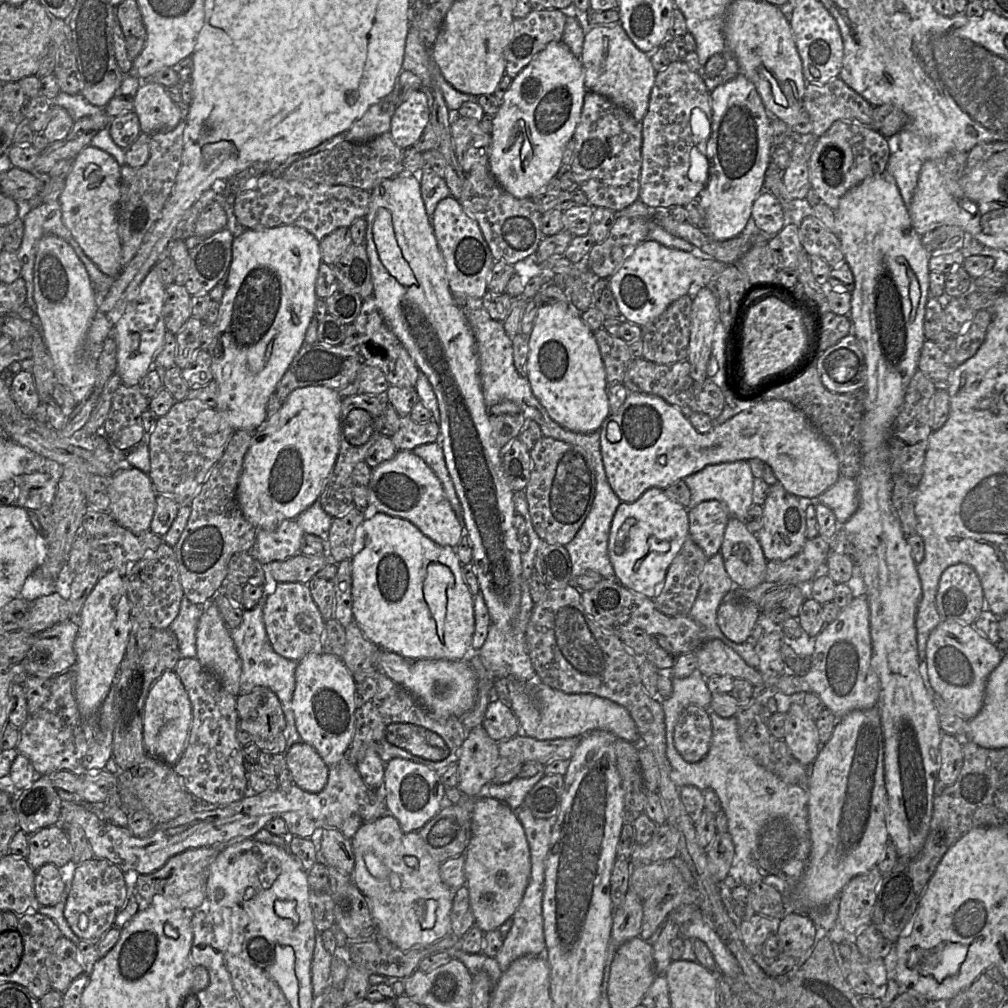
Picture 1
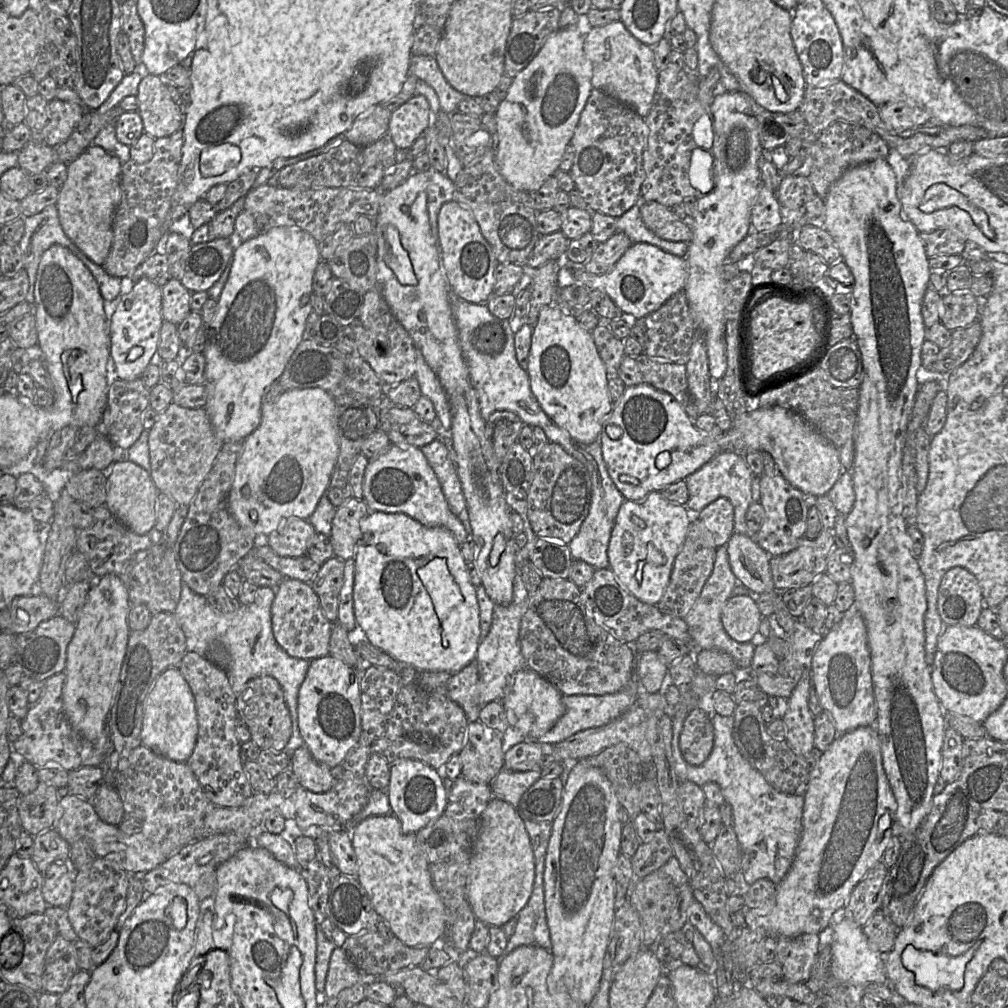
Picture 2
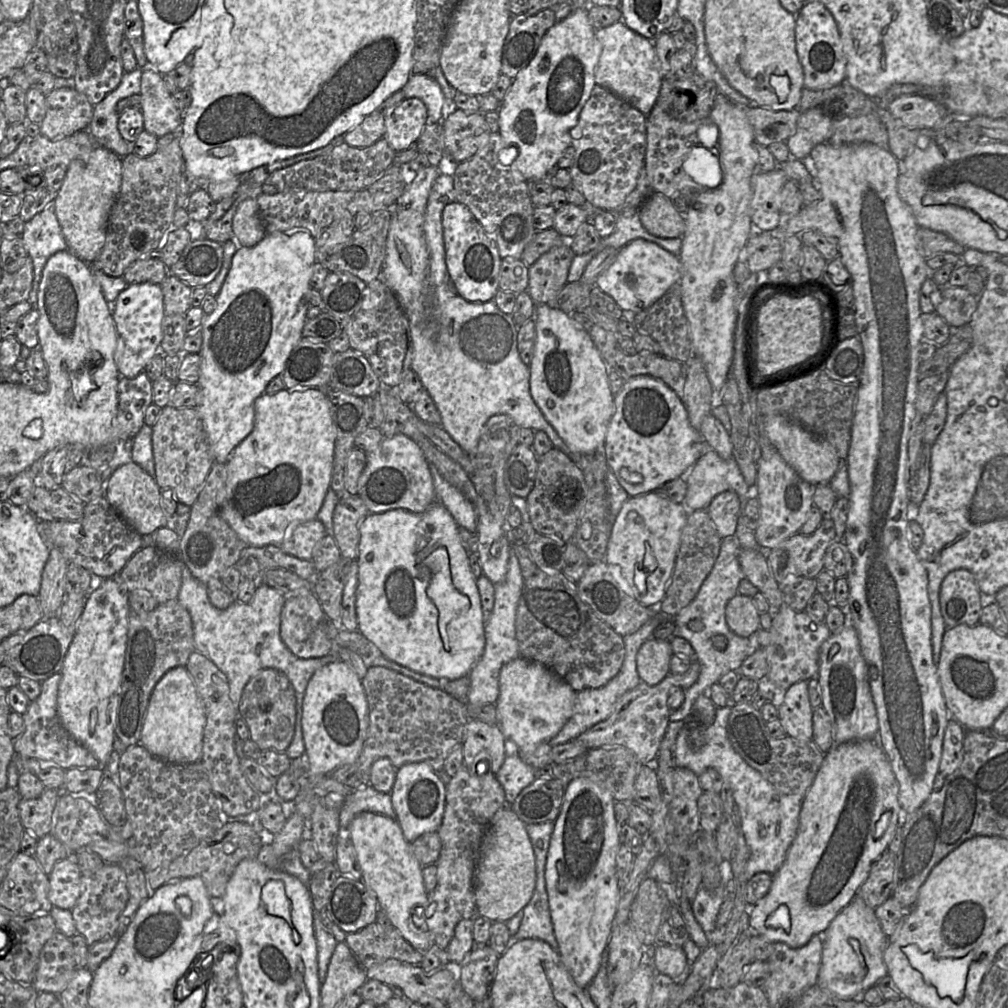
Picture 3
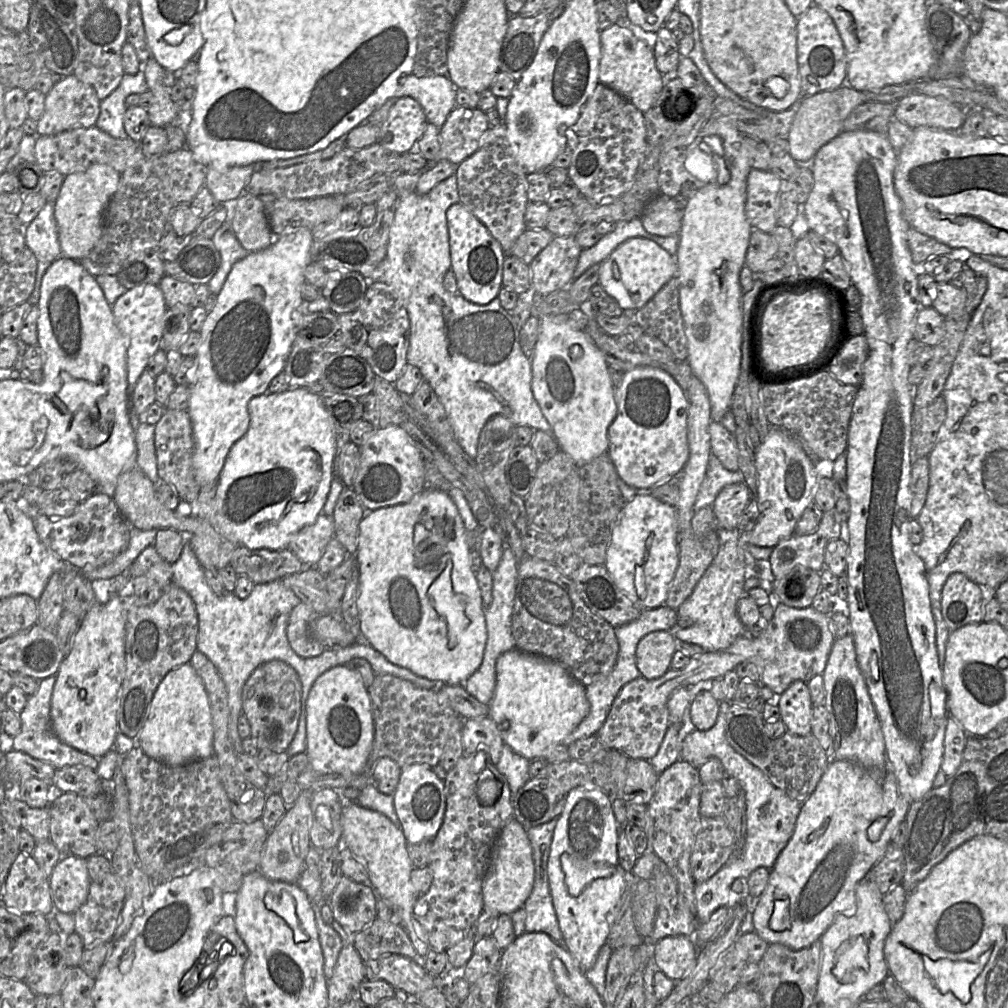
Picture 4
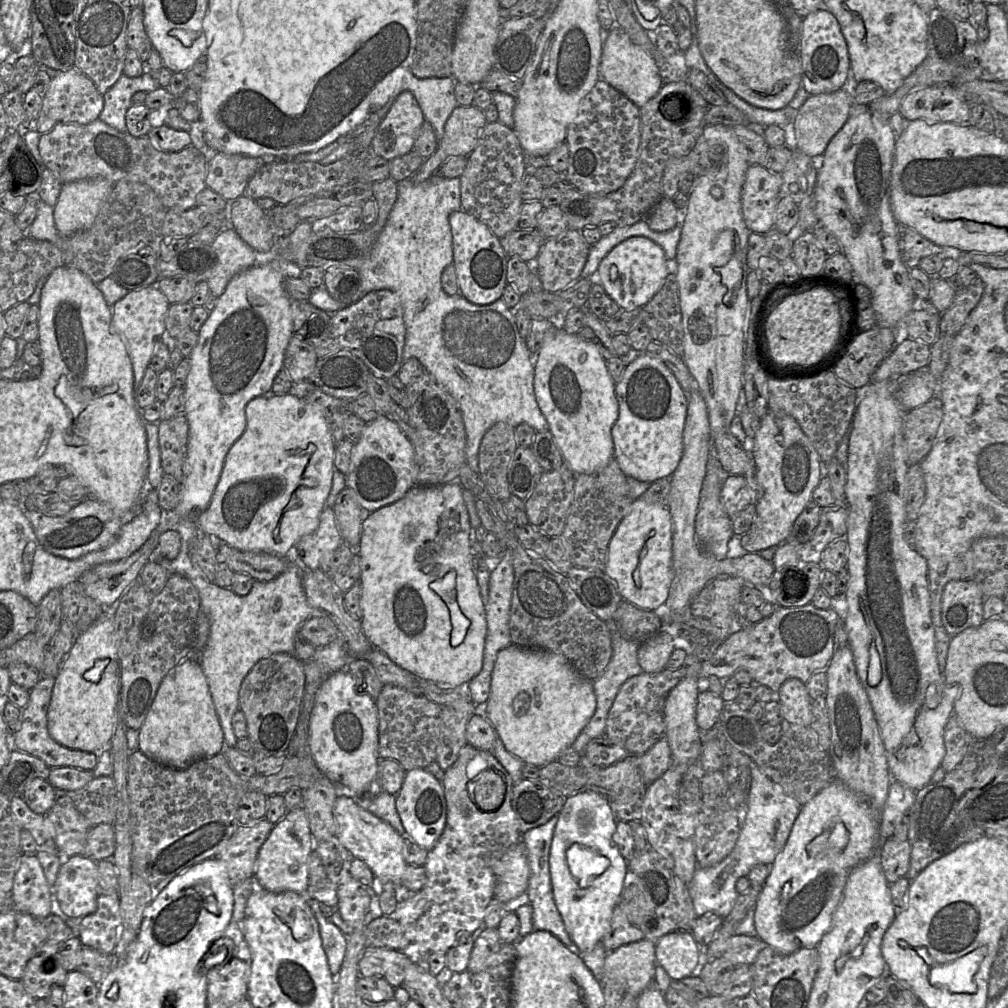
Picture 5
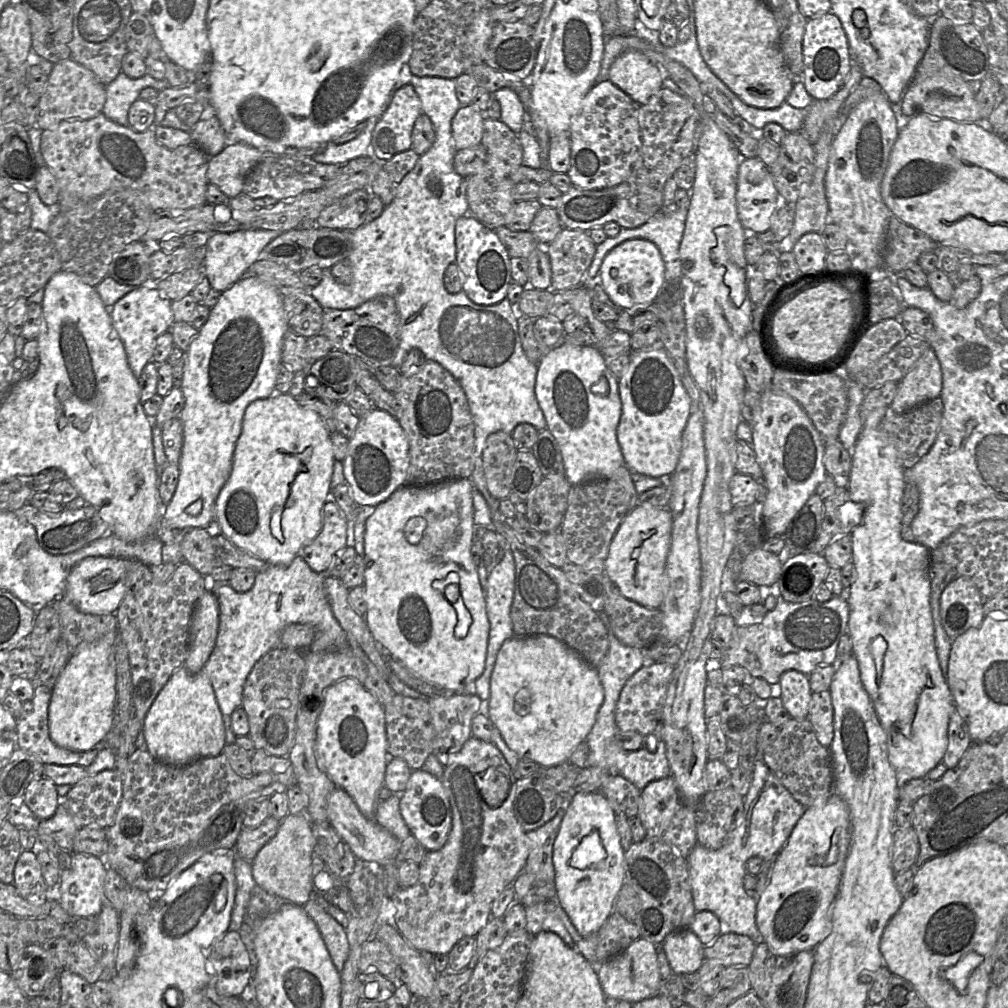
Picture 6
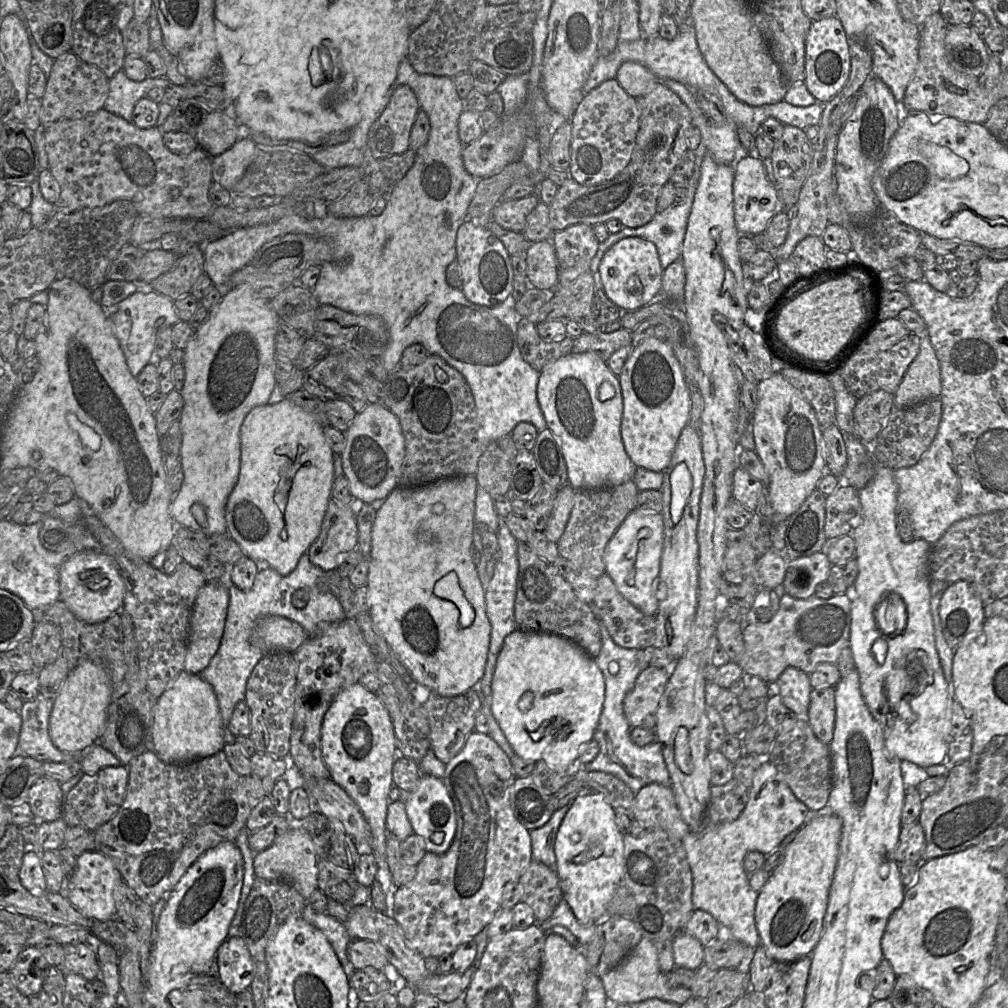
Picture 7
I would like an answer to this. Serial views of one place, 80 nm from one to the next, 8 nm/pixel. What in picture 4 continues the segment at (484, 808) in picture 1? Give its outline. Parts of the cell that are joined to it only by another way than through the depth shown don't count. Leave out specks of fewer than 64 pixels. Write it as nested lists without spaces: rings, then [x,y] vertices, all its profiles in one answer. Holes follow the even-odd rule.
[[[513,817],[500,831],[491,851],[482,884],[484,910],[511,915],[524,906],[532,892],[534,879],[535,867],[527,829]]]

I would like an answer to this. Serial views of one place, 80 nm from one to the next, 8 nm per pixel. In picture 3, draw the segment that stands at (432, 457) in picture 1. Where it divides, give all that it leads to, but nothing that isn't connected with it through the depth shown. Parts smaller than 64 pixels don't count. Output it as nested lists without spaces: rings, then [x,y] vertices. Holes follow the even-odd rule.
[[[429,464],[429,468],[433,477],[434,488],[438,501],[446,507],[449,513],[453,516],[458,526],[465,527],[469,532],[476,532],[477,528],[477,513],[470,501],[452,484],[450,484],[438,471],[435,465]]]

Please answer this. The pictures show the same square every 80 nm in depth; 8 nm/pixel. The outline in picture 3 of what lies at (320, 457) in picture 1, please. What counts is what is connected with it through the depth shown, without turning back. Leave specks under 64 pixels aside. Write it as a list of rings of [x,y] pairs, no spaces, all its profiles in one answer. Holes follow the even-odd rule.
[[[296,386],[274,395],[266,393],[254,401],[251,433],[232,451],[226,462],[227,478],[221,516],[248,546],[280,545],[291,529],[317,518],[330,488],[336,428],[327,396],[316,387]]]

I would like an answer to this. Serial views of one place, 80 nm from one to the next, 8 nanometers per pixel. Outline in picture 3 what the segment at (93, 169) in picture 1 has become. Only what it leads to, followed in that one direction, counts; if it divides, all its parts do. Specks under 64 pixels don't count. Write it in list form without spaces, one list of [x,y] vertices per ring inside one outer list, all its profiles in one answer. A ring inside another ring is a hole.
[[[99,147],[87,157],[71,161],[54,200],[55,213],[68,247],[86,263],[100,254],[106,240],[110,211],[122,183],[122,160],[114,152]]]

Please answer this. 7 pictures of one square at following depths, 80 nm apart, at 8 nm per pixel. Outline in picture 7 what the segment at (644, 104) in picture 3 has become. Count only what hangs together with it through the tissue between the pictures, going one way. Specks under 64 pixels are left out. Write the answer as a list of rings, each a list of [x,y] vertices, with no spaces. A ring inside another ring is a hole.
[[[633,61],[624,62],[619,67],[616,80],[634,98],[650,92],[659,81],[648,68]]]

